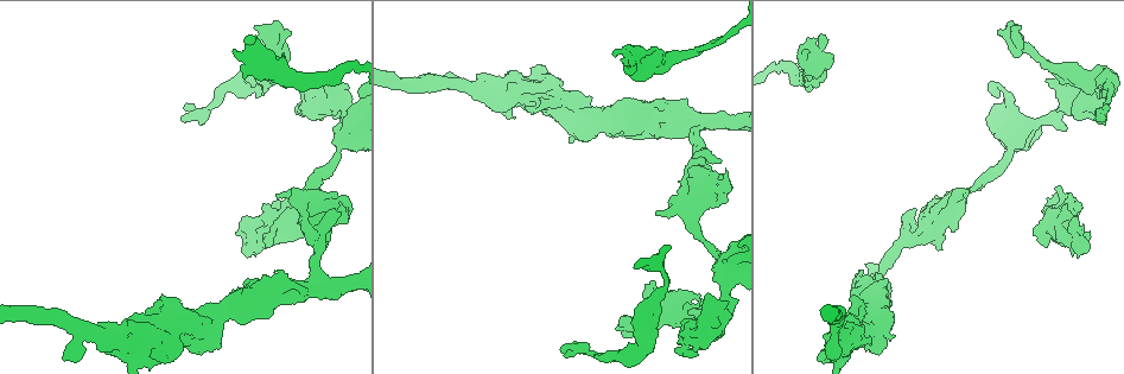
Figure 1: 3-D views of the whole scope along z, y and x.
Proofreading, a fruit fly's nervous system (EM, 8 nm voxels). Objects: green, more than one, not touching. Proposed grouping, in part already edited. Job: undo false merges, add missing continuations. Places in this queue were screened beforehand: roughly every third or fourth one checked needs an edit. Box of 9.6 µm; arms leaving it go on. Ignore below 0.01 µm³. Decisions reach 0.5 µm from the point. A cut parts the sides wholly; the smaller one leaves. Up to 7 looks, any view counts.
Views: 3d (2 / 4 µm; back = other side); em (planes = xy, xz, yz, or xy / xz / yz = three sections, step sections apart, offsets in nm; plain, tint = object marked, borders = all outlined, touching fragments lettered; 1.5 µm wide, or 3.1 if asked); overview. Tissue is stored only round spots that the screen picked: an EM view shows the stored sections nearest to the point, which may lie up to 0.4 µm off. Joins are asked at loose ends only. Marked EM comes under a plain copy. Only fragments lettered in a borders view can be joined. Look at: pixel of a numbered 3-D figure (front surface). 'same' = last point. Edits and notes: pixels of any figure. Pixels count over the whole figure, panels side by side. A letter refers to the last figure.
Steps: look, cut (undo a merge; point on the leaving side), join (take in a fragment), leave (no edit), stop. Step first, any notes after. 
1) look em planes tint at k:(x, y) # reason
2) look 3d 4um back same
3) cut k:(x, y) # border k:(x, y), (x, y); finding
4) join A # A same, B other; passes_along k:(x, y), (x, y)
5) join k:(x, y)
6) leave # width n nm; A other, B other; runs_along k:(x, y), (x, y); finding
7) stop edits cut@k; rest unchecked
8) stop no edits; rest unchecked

look 3d 4um at 1:(807, 50) # an open end

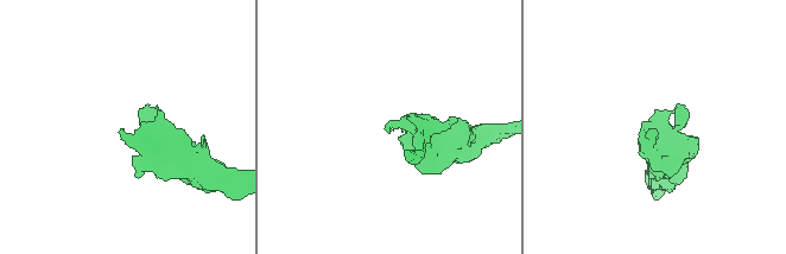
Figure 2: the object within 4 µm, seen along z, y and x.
look em planes borders at 2:(657, 129)

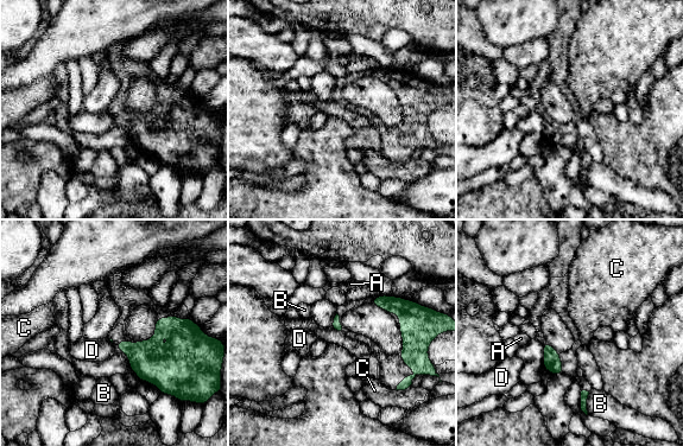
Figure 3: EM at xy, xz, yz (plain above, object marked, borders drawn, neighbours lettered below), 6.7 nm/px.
leave # A other, B other, C other, D other; border 3:(330, 326), (342, 333); no lettered fragment goes on from it

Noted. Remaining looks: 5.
look em planes borders at 1:(683, 349) # an open end

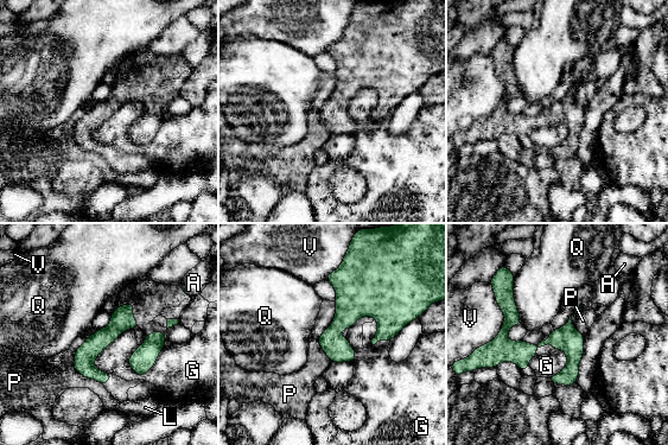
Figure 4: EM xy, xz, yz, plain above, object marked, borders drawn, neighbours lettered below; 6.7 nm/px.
leave # A other, G other, L other, P other, Q other, V other; runs_along 4:(581, 339), (490, 350); none of them fits

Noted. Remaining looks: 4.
look em planes borders at 1:(589, 351) # narrows sharply

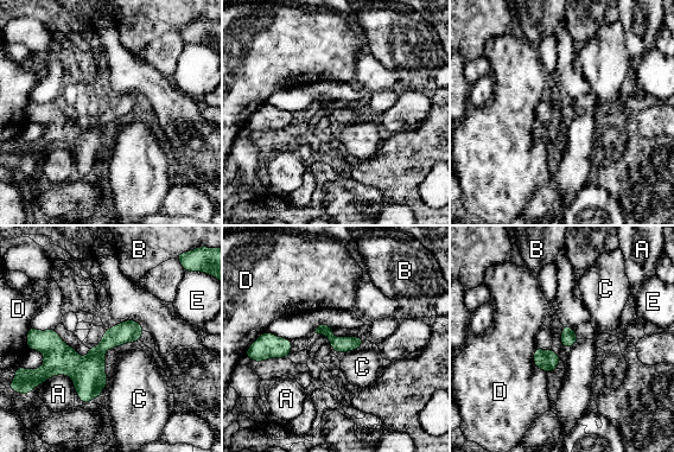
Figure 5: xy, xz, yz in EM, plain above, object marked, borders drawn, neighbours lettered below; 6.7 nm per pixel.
leave # width 110 nm; A other, B other, C other, D other, E other; border 5:(366, 339), (356, 349), (336, 354); one cell here

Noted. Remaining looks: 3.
stop no edits; rest unchecked

